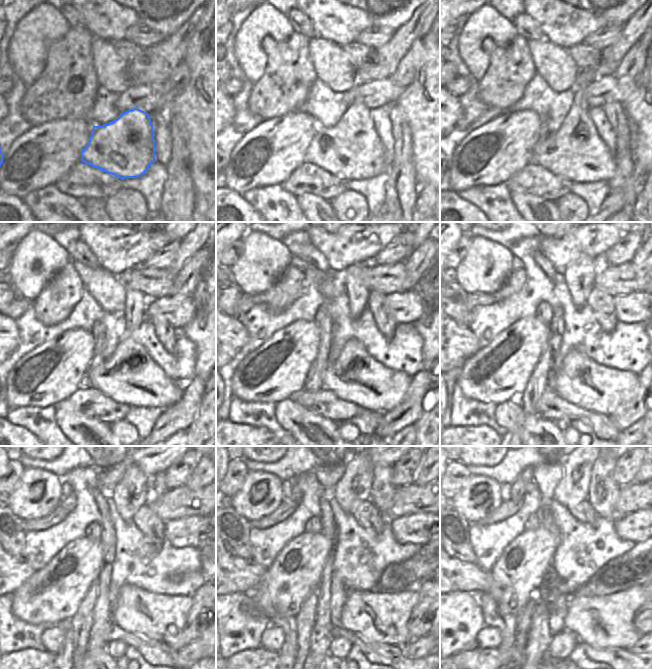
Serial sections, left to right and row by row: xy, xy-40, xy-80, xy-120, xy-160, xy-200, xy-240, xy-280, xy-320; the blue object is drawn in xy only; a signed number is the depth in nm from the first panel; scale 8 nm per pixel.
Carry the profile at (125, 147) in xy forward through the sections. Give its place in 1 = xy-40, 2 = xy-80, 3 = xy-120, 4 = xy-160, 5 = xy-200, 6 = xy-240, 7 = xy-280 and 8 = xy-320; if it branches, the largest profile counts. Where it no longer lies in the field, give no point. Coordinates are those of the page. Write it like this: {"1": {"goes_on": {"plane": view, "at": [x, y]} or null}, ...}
{"1": {"goes_on": {"plane": "xy-40", "at": [351, 150]}}, "2": {"goes_on": {"plane": "xy-80", "at": [575, 152]}}, "3": {"goes_on": {"plane": "xy-120", "at": [129, 376]}}, "4": {"goes_on": {"plane": "xy-160", "at": [355, 376]}}, "5": {"goes_on": {"plane": "xy-200", "at": [580, 380]}}, "6": {"goes_on": {"plane": "xy-240", "at": [160, 617]}}, "7": {"goes_on": {"plane": "xy-280", "at": [381, 617]}}, "8": {"goes_on": {"plane": "xy-320", "at": [606, 621]}}}

